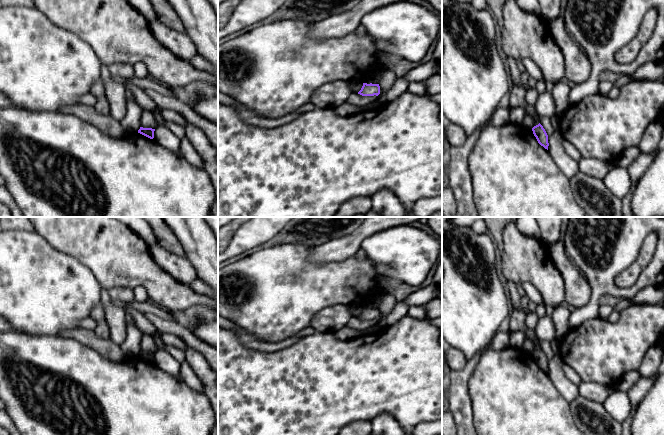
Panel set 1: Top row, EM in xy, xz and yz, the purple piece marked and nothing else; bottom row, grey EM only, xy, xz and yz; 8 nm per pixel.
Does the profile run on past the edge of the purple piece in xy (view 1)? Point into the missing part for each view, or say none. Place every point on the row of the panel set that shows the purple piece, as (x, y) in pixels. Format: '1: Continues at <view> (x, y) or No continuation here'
1: No continuation here

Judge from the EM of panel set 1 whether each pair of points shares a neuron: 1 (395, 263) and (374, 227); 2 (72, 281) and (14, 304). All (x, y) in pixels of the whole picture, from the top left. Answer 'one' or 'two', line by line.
1: two
2: one

